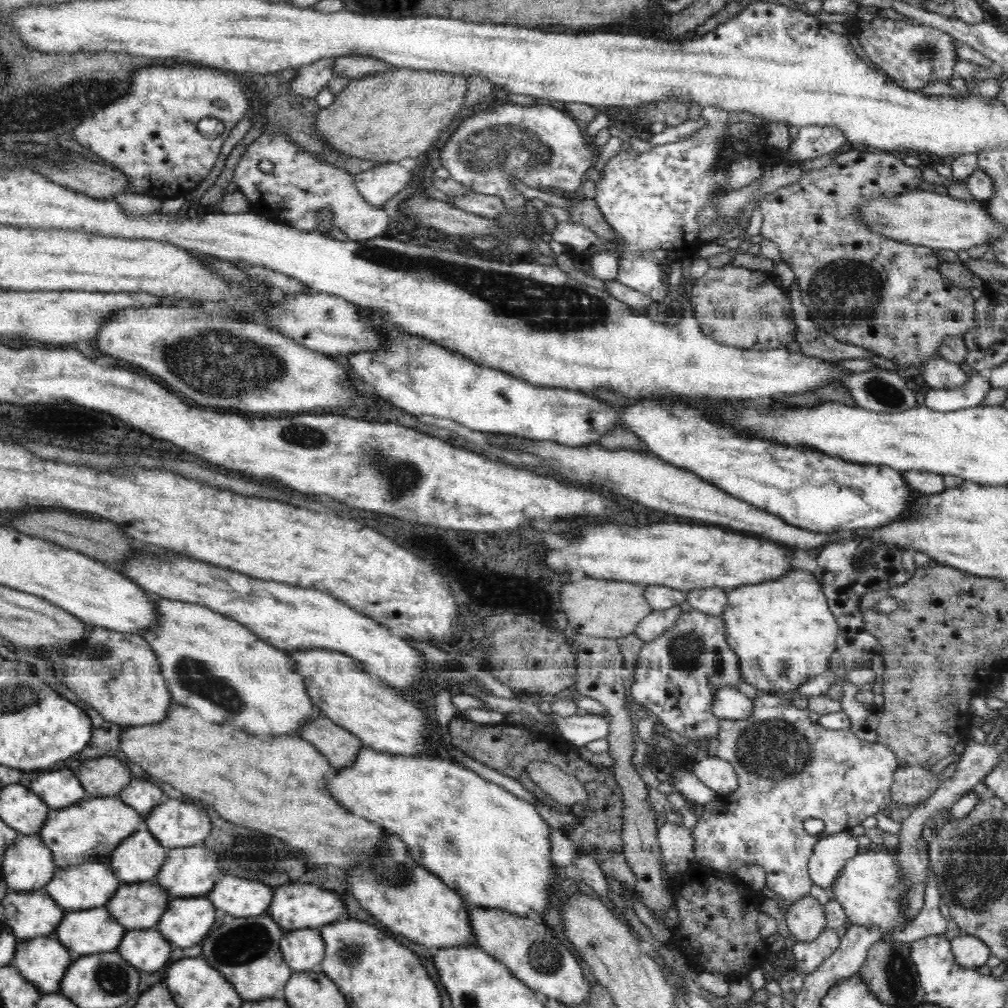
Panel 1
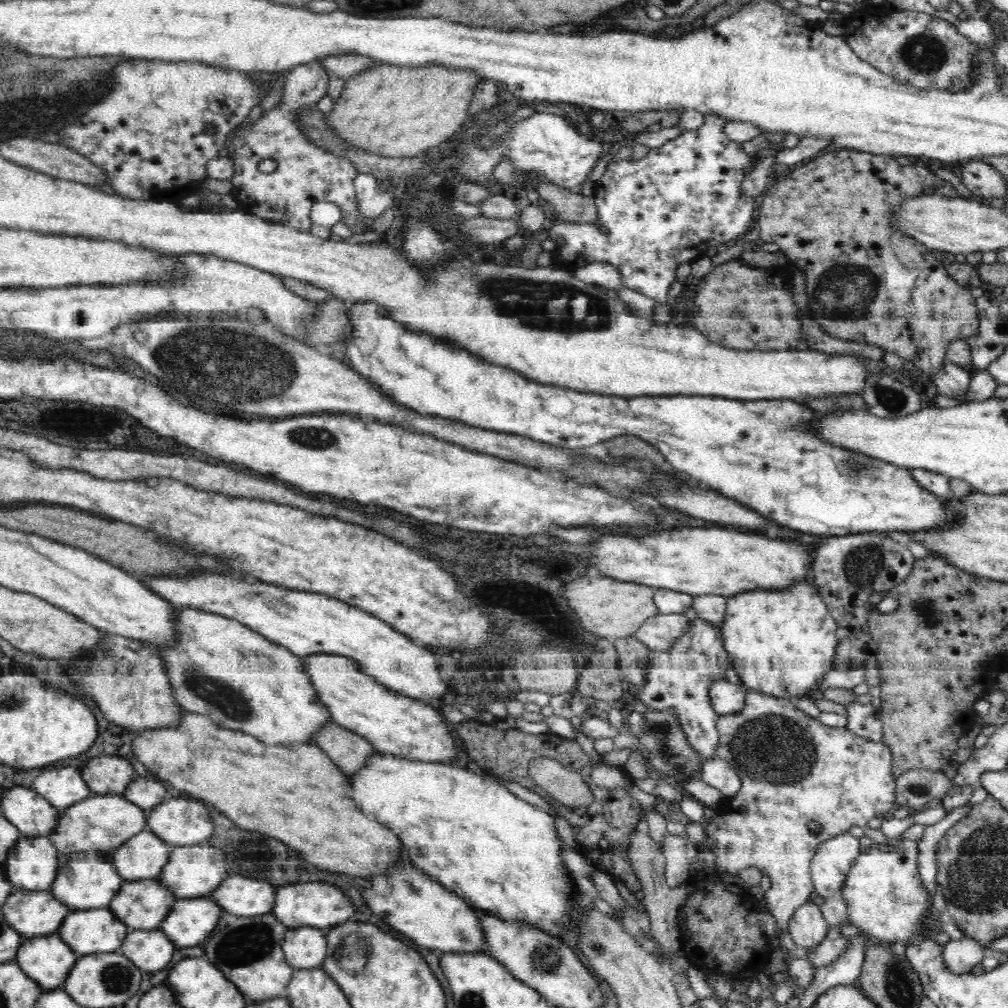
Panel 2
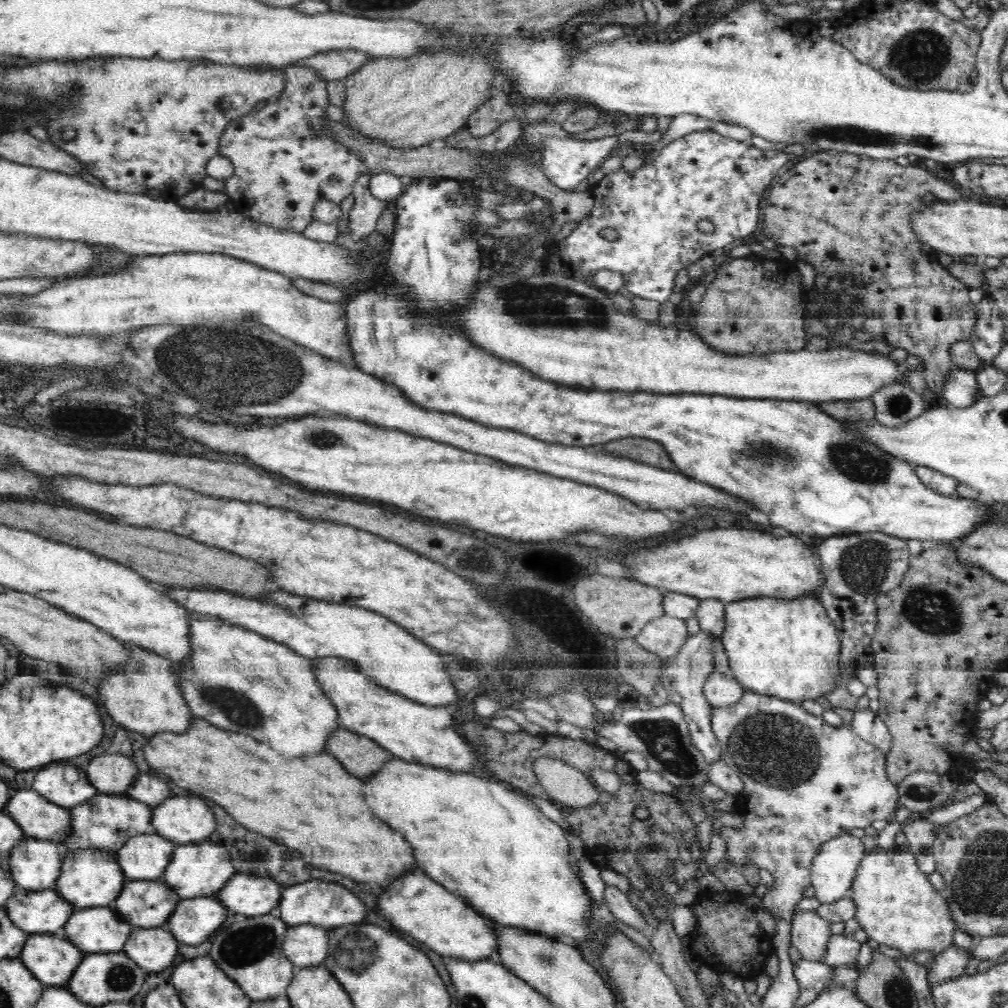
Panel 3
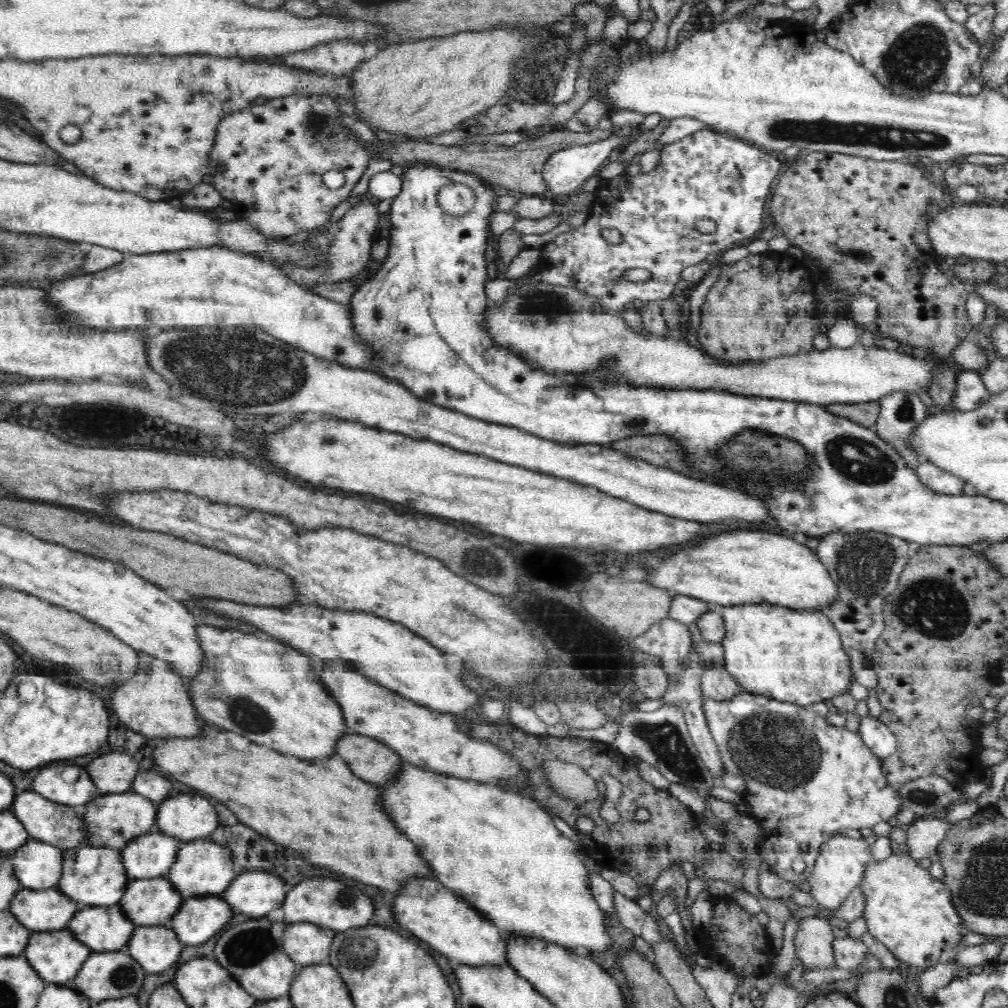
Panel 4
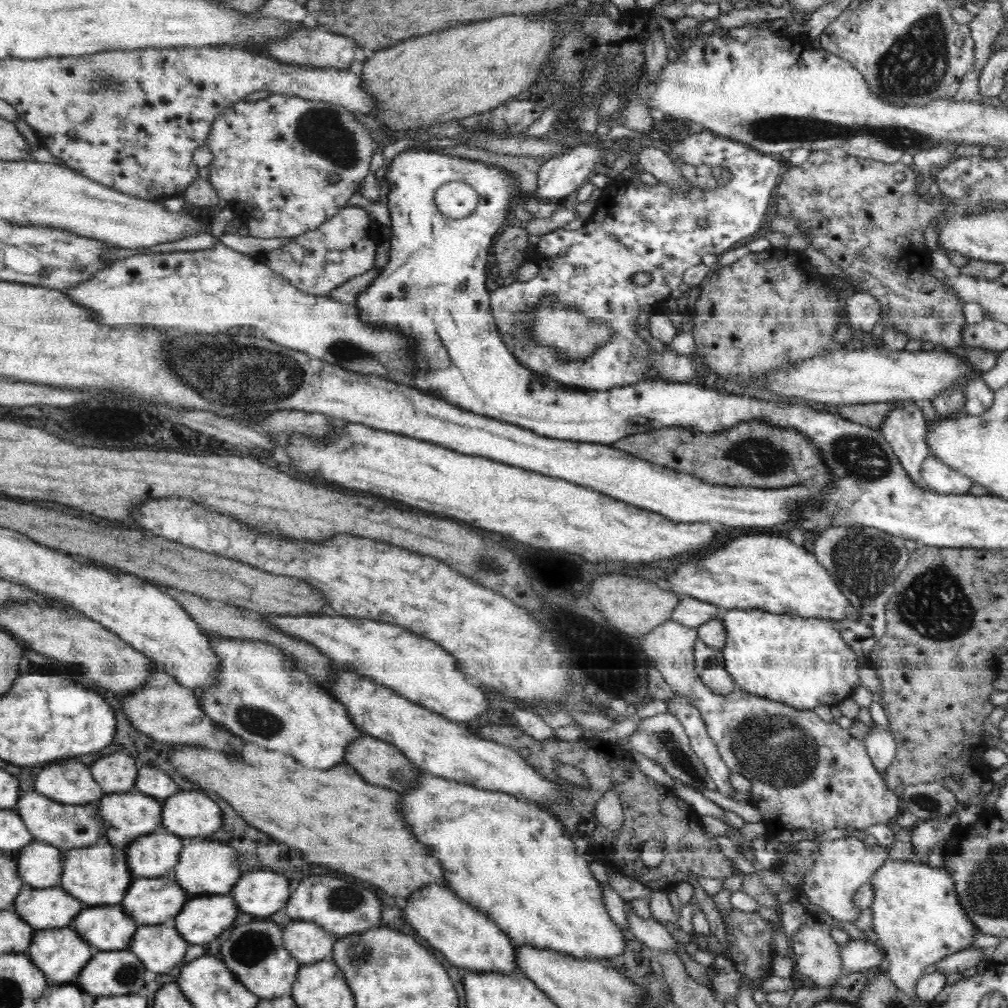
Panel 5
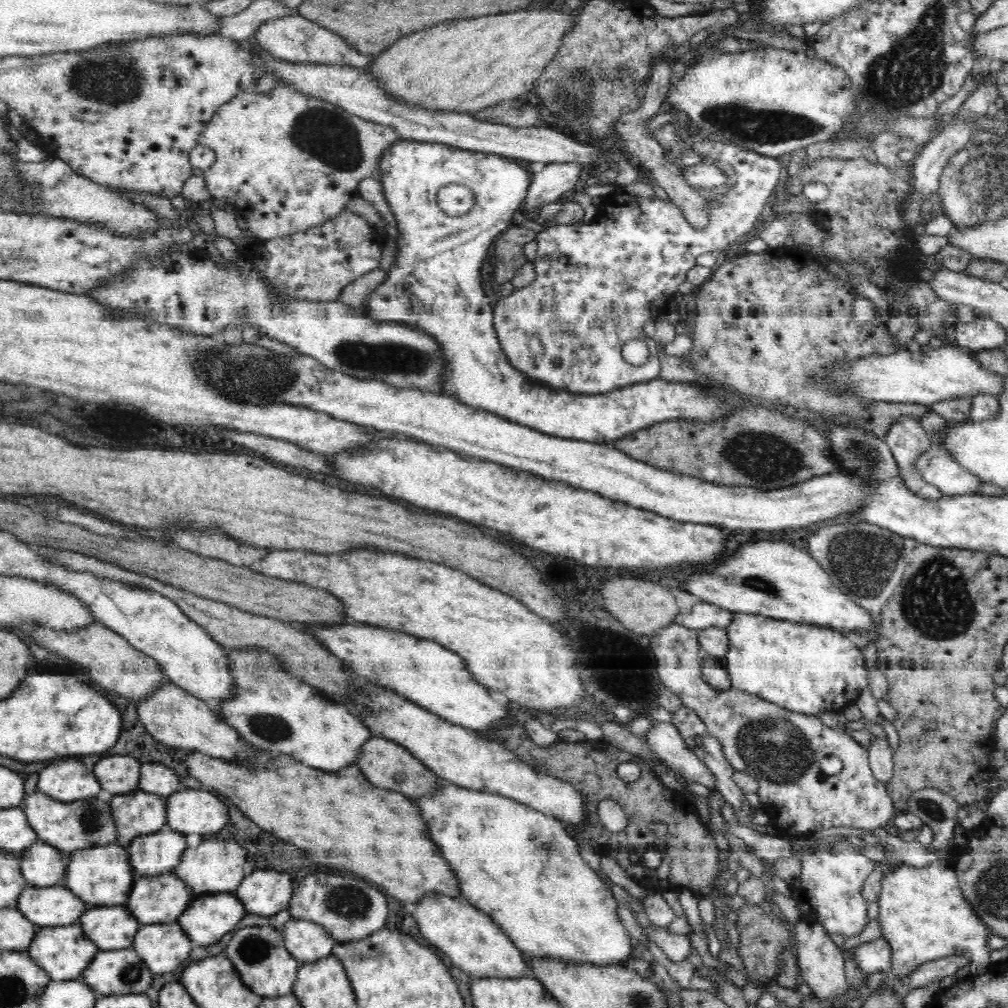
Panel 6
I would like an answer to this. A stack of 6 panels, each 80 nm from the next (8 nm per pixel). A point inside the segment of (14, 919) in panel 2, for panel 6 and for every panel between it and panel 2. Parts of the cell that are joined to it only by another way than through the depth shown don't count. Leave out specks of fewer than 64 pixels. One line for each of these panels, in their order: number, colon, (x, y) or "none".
3: (34, 912)
4: (36, 909)
5: (50, 908)
6: (56, 906)

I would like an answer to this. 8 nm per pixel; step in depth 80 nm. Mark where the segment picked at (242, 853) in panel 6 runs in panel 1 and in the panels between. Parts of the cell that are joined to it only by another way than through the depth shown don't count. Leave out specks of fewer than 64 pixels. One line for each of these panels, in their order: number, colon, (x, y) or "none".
1: (187, 871)
2: (189, 872)
3: (196, 869)
4: (200, 867)
5: (203, 867)

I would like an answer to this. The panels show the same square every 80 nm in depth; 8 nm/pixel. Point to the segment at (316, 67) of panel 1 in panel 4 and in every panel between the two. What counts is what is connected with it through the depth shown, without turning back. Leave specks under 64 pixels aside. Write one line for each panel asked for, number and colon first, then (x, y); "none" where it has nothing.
2: (305, 174)
3: (282, 160)
4: (274, 155)

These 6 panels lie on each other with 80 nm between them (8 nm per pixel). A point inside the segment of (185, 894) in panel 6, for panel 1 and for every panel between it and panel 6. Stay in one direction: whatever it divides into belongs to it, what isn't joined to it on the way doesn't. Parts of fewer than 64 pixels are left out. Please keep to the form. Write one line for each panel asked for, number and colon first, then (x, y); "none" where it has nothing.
1: (136, 906)
2: (142, 905)
3: (144, 903)
4: (146, 902)
5: (157, 900)

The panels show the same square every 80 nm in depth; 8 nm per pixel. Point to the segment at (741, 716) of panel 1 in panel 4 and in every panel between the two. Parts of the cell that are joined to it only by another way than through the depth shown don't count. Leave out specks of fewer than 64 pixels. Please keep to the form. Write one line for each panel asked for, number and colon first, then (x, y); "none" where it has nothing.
2: (727, 699)
3: (721, 692)
4: (717, 684)

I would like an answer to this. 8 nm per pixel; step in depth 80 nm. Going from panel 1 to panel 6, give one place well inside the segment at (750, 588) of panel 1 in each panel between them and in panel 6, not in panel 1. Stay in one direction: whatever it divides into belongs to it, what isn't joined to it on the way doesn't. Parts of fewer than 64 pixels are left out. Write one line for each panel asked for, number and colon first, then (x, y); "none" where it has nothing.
2: (784, 641)
3: (788, 649)
4: (796, 655)
5: (803, 662)
6: (813, 669)

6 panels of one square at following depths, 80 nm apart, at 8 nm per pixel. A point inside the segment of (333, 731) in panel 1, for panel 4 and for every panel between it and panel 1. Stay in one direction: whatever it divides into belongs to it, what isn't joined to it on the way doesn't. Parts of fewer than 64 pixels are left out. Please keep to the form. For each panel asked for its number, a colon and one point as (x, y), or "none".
2: (348, 750)
3: (359, 755)
4: (370, 760)

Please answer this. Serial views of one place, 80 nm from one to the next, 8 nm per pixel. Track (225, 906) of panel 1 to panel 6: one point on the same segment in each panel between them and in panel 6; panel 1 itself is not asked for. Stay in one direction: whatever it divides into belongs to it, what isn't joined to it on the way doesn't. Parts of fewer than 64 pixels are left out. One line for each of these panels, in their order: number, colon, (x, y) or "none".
2: (240, 896)
3: (244, 894)
4: (254, 892)
5: (264, 892)
6: (265, 892)

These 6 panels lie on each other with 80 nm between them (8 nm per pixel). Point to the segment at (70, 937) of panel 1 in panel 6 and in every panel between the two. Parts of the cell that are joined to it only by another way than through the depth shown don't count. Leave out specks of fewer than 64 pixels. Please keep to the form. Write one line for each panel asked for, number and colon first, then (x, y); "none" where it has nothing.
2: (89, 931)
3: (95, 929)
4: (101, 929)
5: (110, 928)
6: (112, 928)

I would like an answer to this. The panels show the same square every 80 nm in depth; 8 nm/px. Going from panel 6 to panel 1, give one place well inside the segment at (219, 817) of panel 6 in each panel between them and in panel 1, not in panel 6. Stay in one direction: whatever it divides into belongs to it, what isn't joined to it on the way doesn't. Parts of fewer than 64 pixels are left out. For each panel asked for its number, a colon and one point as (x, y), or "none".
1: (175, 824)
2: (179, 822)
3: (182, 820)
4: (184, 817)
5: (191, 813)

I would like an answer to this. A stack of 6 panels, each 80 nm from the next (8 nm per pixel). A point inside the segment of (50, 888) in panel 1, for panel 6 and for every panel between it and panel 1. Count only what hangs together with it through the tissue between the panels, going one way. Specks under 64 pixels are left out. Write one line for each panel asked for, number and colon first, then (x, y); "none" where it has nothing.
2: (86, 881)
3: (88, 877)
4: (96, 876)
5: (99, 874)
6: (89, 871)

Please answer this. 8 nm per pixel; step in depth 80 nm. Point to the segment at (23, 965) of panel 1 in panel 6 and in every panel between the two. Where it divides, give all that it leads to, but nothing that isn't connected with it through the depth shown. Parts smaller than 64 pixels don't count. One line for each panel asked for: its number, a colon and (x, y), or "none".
2: (46, 960)
3: (51, 960)
4: (54, 956)
5: (60, 954)
6: (62, 952)

